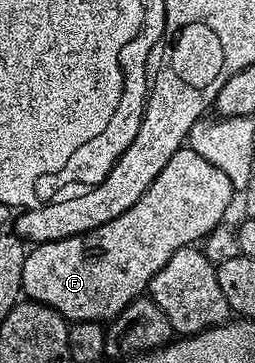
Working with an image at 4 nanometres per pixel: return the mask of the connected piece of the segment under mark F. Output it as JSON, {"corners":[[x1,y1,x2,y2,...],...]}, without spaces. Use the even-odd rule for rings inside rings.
{"corners":[[182,148,167,160,163,172,155,176,151,188,123,212,123,216,115,216,107,224,99,224,99,228,76,234,63,240,46,240,36,243,26,253,23,264,21,288,26,299,42,302,55,308,70,323,99,322,108,323,116,314,123,312,127,304,142,297,148,291,149,282,171,260,171,256,179,248,192,246,209,237,210,232,226,221,229,205,233,202,235,188,211,160,203,160,199,152]]}

